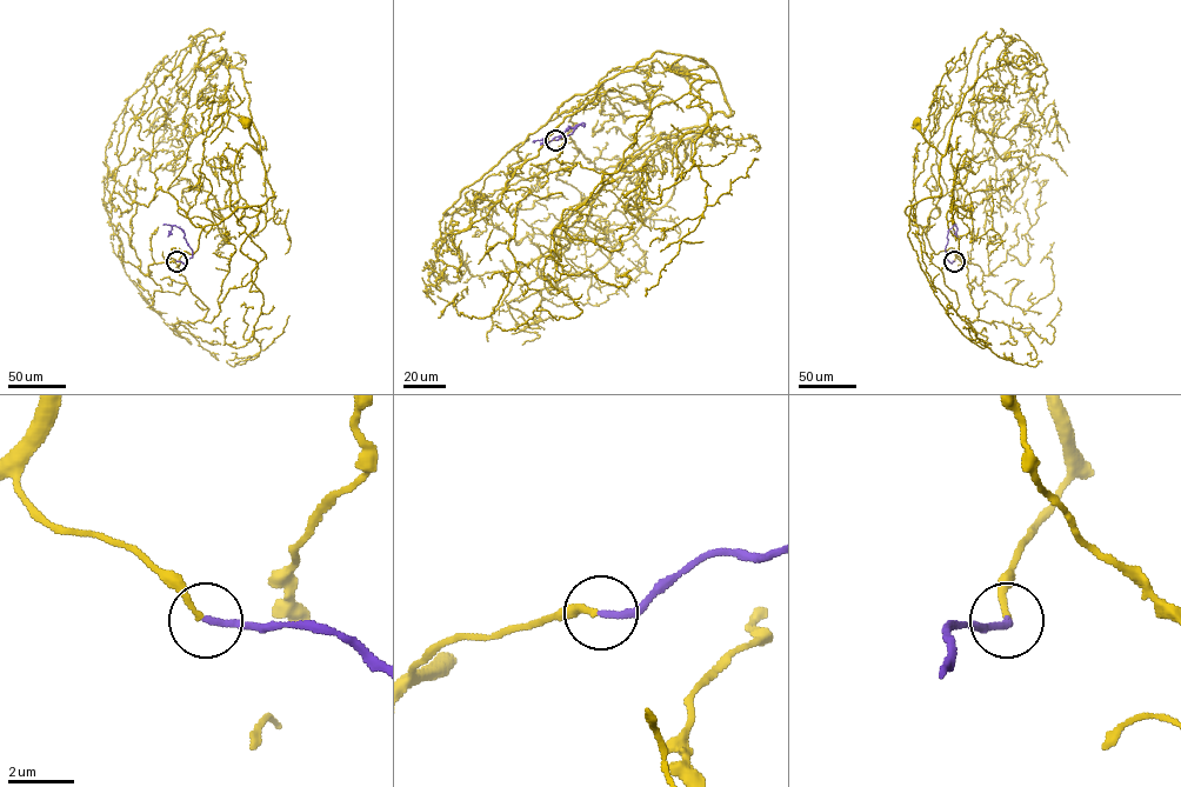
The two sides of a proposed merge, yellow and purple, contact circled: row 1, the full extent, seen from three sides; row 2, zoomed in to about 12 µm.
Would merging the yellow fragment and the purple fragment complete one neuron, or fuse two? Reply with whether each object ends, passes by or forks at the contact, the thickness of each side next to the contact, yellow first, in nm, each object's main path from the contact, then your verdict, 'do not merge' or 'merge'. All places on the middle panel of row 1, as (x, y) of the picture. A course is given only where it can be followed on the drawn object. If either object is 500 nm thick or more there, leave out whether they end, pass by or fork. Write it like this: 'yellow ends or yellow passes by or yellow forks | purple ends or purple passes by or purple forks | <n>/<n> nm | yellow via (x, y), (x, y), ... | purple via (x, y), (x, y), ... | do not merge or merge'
yellow ends | purple ends | 180/220 nm | yellow via (555, 140), (544, 144), (602, 82), (656, 51), (706, 62), (729, 115), (708, 118), (682, 72) | purple via (555, 140), (571, 134), (579, 125), (584, 126), (584, 122), (573, 128), (569, 126), (547, 145), (540, 145) | merge

